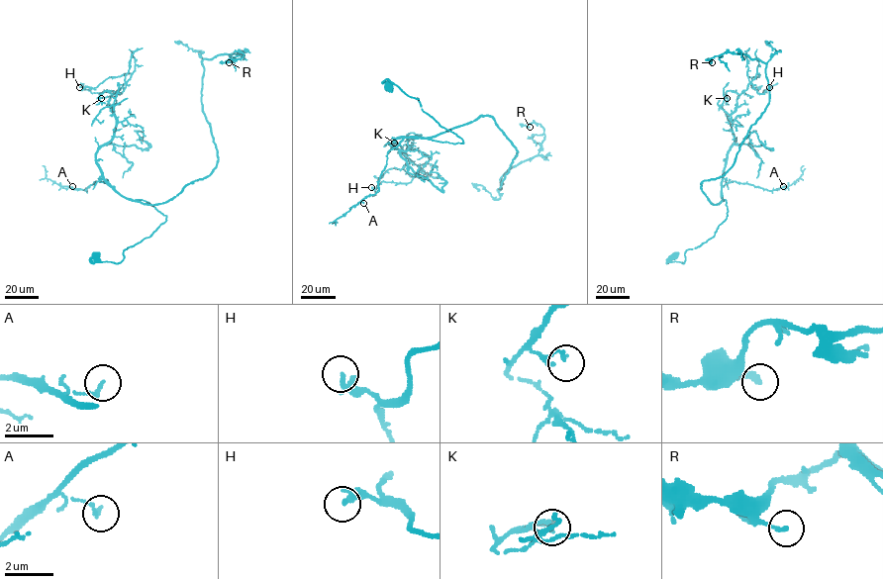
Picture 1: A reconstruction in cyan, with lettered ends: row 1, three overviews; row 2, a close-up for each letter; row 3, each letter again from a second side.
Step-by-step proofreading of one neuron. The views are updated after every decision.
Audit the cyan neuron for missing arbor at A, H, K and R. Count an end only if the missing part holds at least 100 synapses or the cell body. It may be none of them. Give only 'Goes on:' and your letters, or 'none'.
Goes on: none

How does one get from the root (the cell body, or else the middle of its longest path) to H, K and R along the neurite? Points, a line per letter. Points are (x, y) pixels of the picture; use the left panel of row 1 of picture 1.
H: (95, 257), (120, 262), (166, 216), (96, 161), (126, 83), (79, 87)
K: (95, 257), (120, 262), (166, 218), (104, 178), (96, 153), (116, 118), (112, 94), (101, 98)
R: (95, 257), (120, 262), (165, 221), (134, 200), (167, 202), (215, 167), (202, 61), (244, 53), (229, 62)

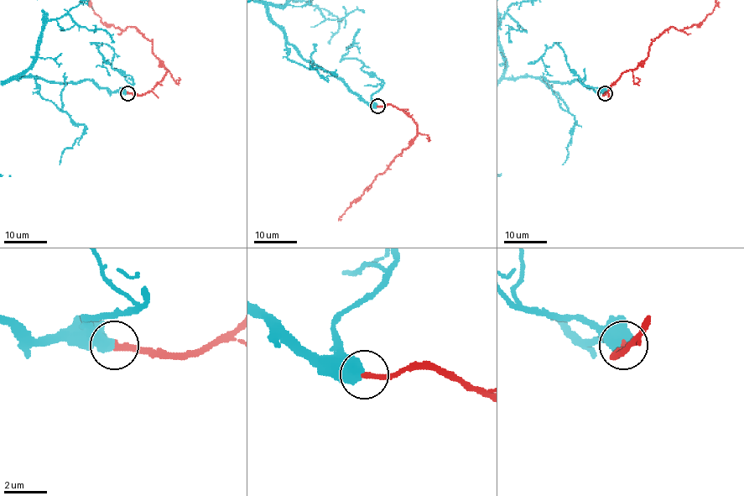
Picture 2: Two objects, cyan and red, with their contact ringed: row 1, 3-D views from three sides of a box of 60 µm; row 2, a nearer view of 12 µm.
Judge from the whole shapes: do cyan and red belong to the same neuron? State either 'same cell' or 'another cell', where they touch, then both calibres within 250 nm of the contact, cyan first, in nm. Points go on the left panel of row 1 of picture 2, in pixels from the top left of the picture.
same cell | (127, 93) | 700/280 nm

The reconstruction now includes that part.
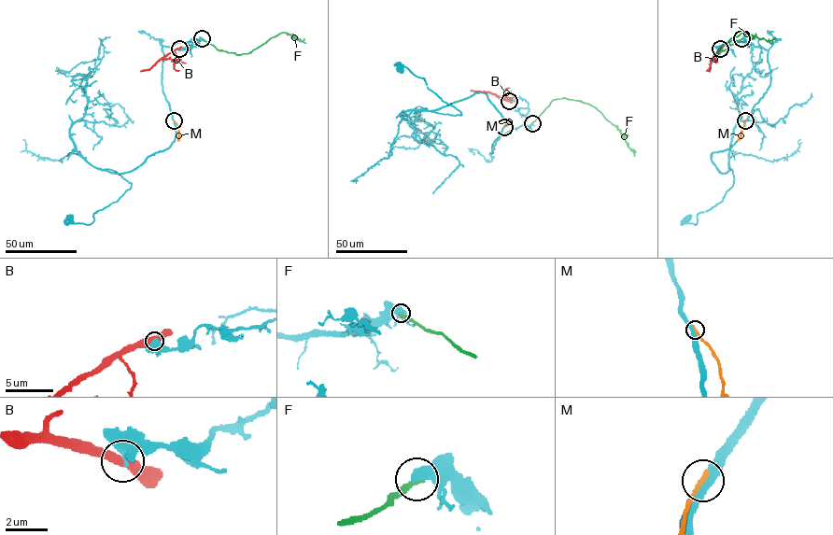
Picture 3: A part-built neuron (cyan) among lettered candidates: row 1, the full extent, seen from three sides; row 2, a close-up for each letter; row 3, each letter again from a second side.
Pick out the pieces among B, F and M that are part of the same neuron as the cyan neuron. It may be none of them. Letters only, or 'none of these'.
none of these

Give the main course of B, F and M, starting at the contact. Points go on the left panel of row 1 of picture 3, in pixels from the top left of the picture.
B: (179, 49), (162, 59), (186, 63)
F: (202, 38), (219, 50), (236, 54), (250, 52), (280, 33), (289, 34), (300, 41), (303, 38)
M: (174, 120), (178, 127), (178, 141)

